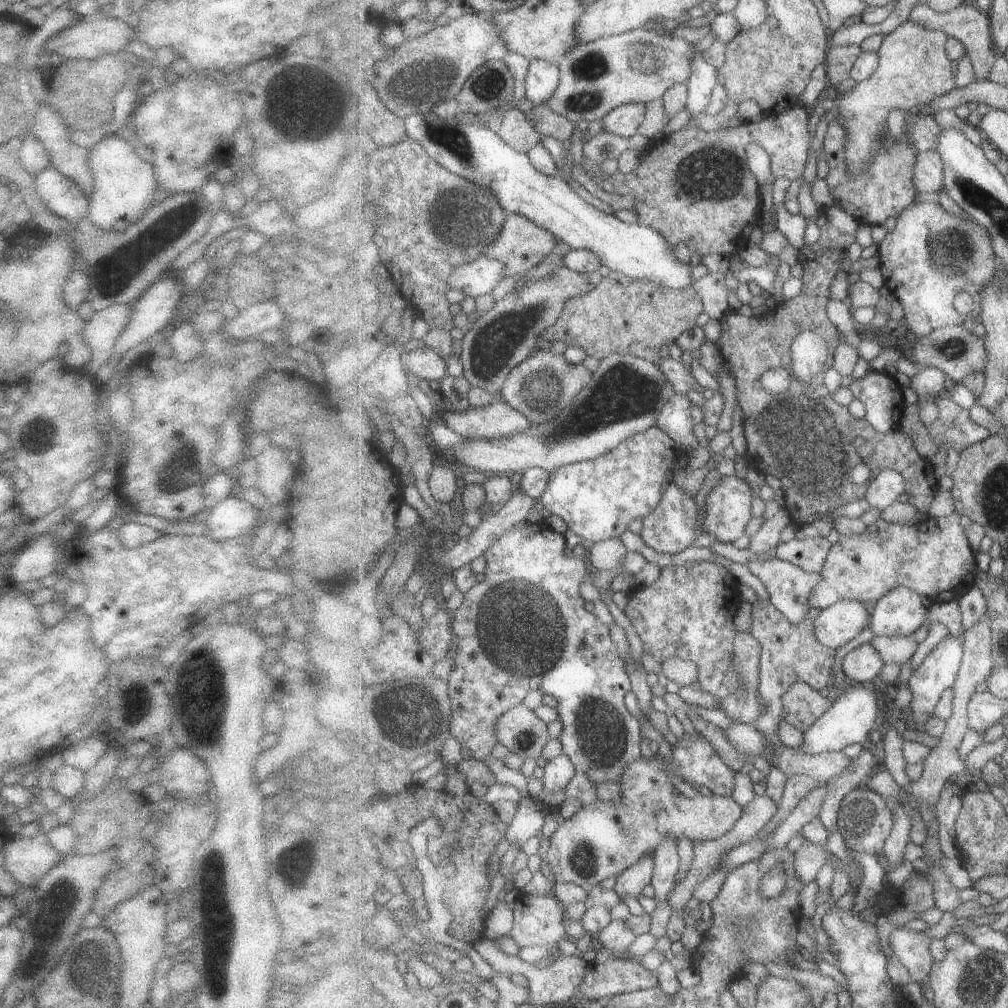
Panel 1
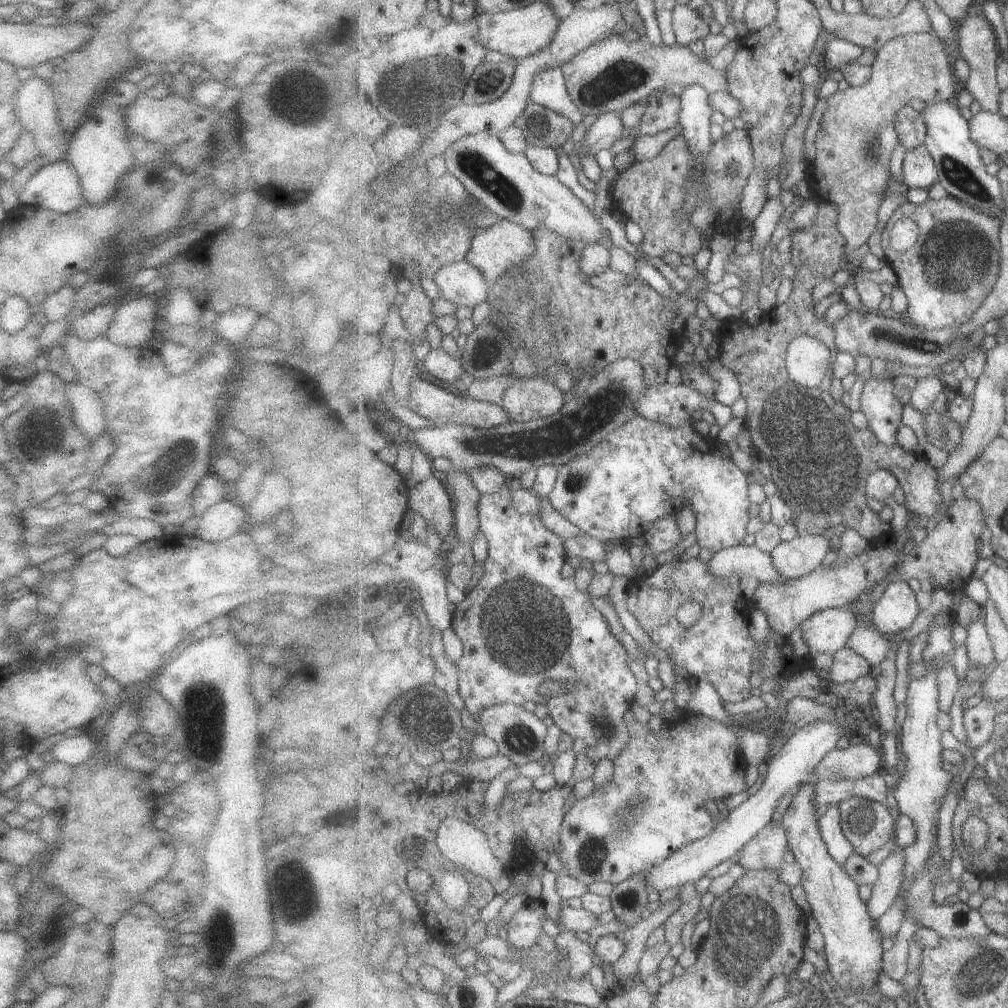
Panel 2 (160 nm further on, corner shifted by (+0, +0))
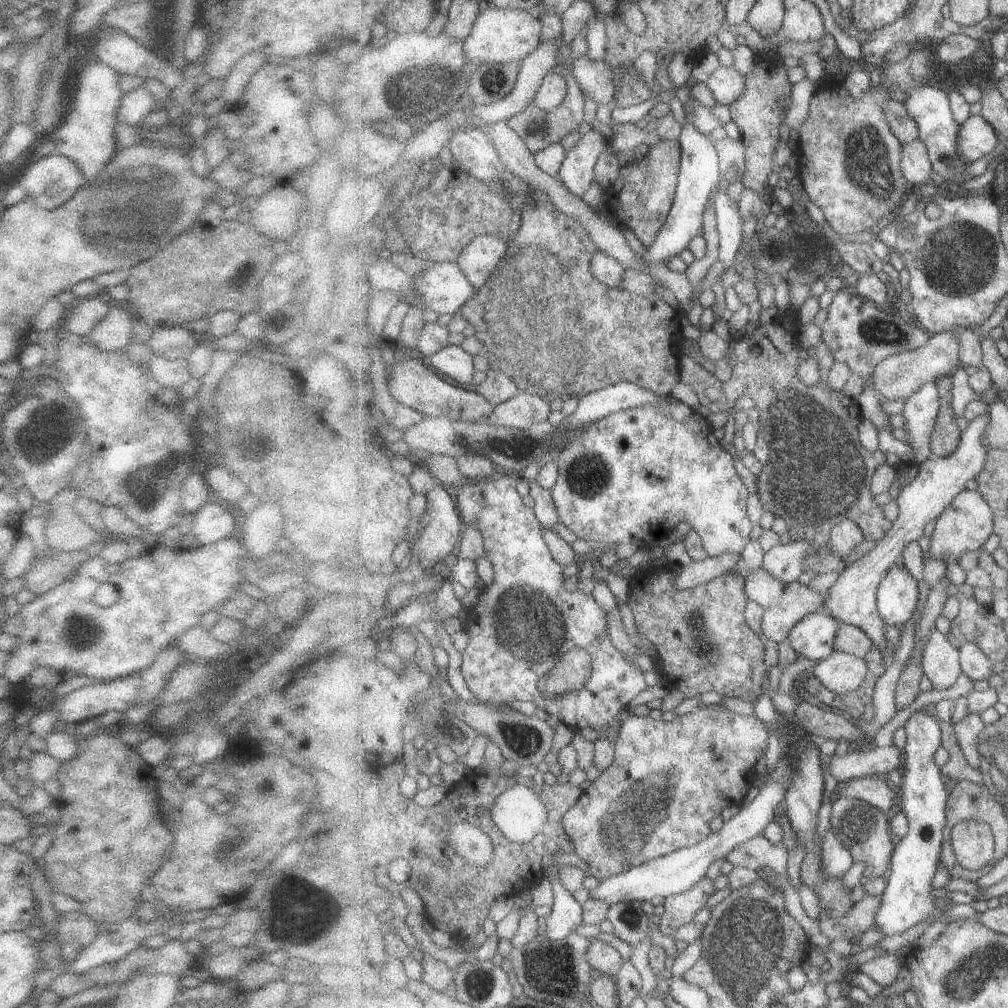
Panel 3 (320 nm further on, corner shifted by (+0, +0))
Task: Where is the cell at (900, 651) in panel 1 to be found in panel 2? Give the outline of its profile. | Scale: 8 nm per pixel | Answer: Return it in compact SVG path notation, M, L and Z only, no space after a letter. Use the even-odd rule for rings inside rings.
M859 624L849 637L847 647L864 656L873 666L880 665L890 649L890 638L877 629Z

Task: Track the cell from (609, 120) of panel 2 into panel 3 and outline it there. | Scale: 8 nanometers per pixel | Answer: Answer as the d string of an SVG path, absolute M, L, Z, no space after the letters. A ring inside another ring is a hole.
M591 129L582 135L572 149L567 151L558 177L566 189L580 199L585 199L585 192L596 180L594 168L605 151L606 141L597 130Z

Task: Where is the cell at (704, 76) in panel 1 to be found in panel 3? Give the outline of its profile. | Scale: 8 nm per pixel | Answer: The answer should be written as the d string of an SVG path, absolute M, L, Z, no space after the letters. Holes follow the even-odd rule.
M692 96L690 100L683 104L685 109L685 122L678 142L681 147L681 164L676 196L669 211L663 230L659 232L657 238L648 247L645 247L644 254L639 254L640 258L647 264L665 263L665 260L678 256L688 248L689 243L699 234L703 233L704 210L708 202L714 198L713 194L719 190L719 176L722 175L722 165L720 156L716 149L715 141L707 138L695 123L690 119L692 113Z

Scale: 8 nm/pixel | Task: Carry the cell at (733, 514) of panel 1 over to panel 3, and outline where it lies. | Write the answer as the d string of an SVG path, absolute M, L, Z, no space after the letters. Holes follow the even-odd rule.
M673 399L670 403L649 403L645 406L628 408L592 421L573 442L570 442L570 445L561 451L556 459L560 466L560 475L551 492L560 522L571 530L577 538L582 538L592 545L595 542L600 542L601 545L633 544L633 546L643 548L662 543L669 533L674 532L674 528L679 522L686 521L698 533L707 556L716 557L726 552L741 555L745 547L752 542L751 530L753 530L754 524L747 516L747 498L751 492L745 481L735 472L736 460L734 456L731 456L727 449L721 448L721 442L717 440L713 430L706 417L704 418L696 409L677 399Z

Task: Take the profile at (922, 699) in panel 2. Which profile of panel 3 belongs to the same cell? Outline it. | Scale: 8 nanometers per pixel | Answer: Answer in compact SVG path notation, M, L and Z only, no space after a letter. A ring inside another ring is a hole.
M925 712L913 713L904 724L906 745L904 746L905 768L904 776L898 786L902 811L890 820L890 831L901 838L891 857L888 885L882 894L882 903L877 911L875 924L885 936L901 934L907 928L923 922L923 920L940 919L942 916L951 921L978 919L972 903L956 904L951 910L940 911L937 898L931 894L931 880L937 874L940 865L941 851L944 846L944 828L947 824L946 808L950 795L945 785L945 774L942 767L935 764L933 754L942 746L942 726Z

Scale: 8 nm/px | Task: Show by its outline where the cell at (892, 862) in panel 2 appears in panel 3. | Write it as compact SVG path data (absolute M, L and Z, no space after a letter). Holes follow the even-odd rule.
M867 895L860 903L841 918L821 918L819 927L827 939L846 939L856 945L864 932L867 932L875 924L877 911L882 903L882 895Z

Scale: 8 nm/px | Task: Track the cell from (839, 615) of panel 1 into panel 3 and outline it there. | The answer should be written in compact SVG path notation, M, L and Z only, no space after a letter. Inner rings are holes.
M821 607L819 611L801 619L790 631L787 641L801 657L818 663L836 651L835 639L840 624L840 621Z

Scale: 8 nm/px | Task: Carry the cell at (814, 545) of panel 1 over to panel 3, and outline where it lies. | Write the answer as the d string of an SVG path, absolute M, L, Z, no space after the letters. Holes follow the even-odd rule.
M806 540L779 544L764 554L762 567L781 582L789 584L803 574L803 559L807 554L813 555L816 549L817 546Z

